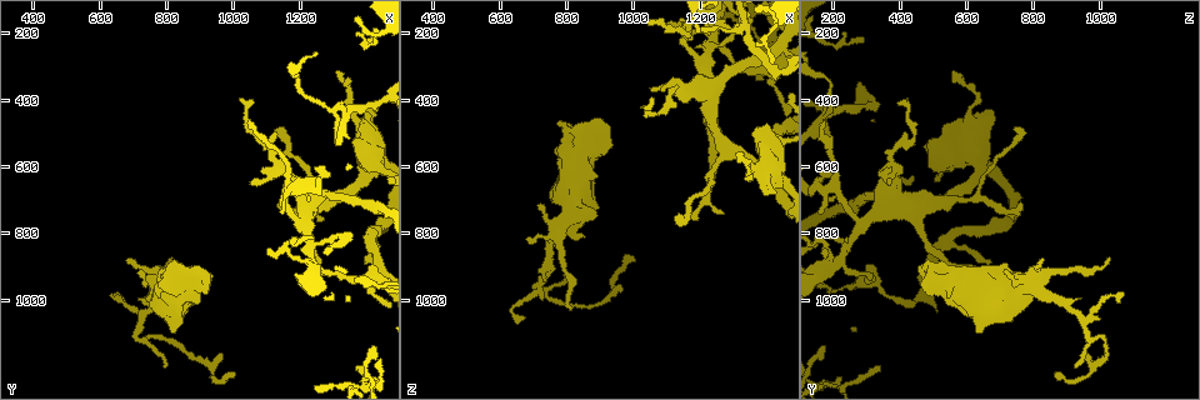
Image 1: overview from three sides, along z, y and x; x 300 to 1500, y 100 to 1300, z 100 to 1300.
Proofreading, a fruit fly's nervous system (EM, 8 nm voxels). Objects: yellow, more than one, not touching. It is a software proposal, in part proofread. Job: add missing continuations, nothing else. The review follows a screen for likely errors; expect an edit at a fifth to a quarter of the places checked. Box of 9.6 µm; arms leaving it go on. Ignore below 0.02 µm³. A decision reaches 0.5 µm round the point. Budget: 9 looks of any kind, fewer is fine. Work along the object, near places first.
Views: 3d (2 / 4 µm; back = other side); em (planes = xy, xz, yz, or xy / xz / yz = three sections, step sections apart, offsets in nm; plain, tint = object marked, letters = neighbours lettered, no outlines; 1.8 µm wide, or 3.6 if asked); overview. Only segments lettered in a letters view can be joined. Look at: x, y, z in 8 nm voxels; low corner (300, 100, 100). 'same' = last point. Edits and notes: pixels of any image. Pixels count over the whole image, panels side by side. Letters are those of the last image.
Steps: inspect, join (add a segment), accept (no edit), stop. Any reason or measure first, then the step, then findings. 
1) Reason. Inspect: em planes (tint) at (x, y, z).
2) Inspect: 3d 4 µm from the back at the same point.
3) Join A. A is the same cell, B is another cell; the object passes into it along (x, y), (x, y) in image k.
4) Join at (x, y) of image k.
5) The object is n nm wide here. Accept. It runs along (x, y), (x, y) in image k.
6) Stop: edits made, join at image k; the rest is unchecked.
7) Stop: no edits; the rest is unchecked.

Calibre changes. Inspect: 3d 4 µm at (1390, 640, 630).

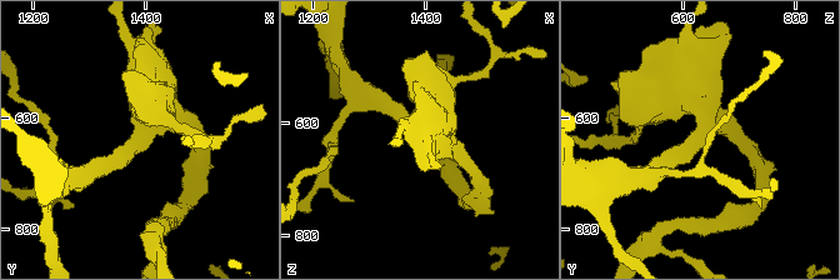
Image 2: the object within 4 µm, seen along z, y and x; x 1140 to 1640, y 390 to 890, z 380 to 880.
The arms are 220, 600 nm wide; need the tissue. Inspect: em planes (letters) at (1390, 635, 625).

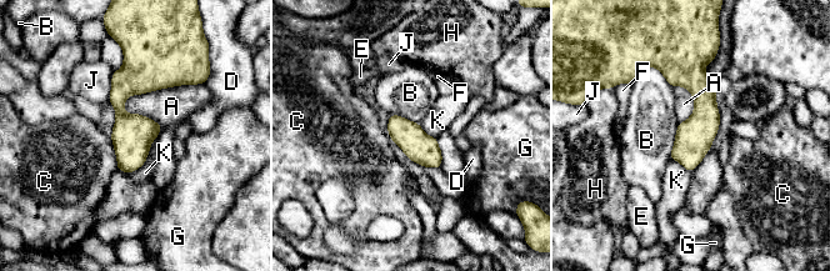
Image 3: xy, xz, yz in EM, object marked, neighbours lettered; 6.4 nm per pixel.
Accept. A, B, C, D, E, F, G, H, J and K are other cells; a border runs along (156, 137), (146, 160), (131, 172) in image 3; no lettered segment goes on from it.

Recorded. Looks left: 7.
Branch stops here. Inspect: em xy step 16 (letters) at (1060, 400, 400).

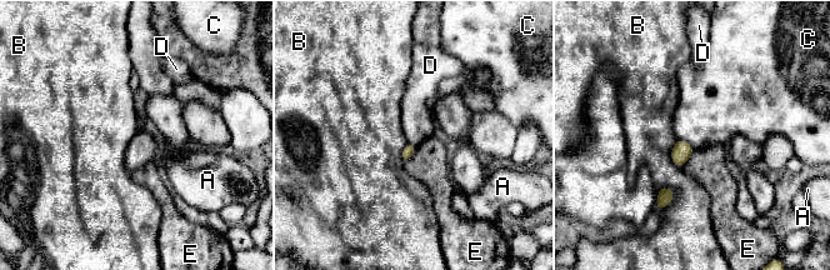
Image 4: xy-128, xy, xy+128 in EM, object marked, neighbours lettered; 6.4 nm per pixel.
Accept. A, B, C, D and E are other cells; a border runs along (408, 143), (415, 146) in image 4; none of them fits.

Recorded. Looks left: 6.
Three-way junction. Inspect: 3d 4 µm at (1320, 420, 180).

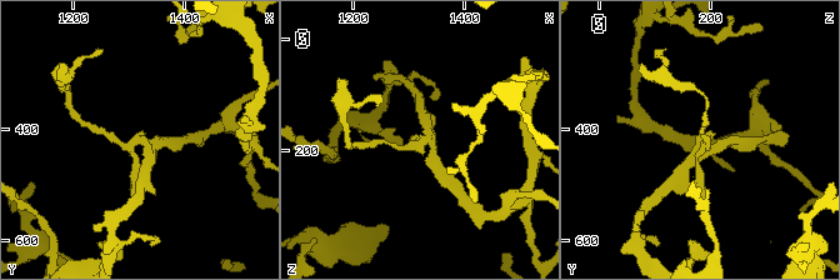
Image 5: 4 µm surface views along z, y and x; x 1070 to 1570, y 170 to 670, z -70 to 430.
Need the tissue. Inspect: em planes (tint) at (1325, 420, 185).

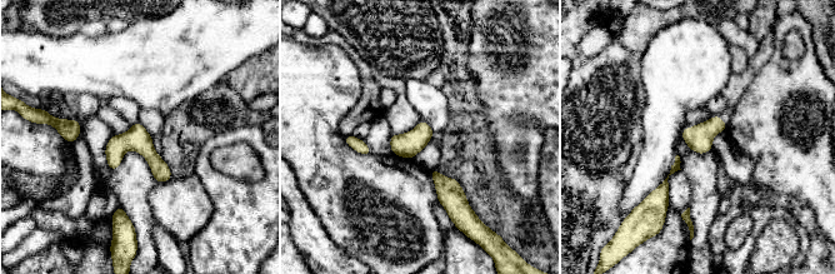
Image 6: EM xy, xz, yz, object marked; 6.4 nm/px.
Inspect: em planes (letters) at the same point.

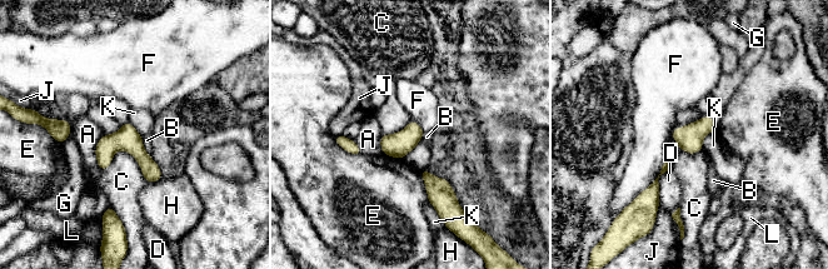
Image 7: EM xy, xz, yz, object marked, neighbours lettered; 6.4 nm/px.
The longest contact is with F, 380 nm. Accept. A, B, C, D, E, F, G, H, J, K and L are other cells; a border runs along (714, 129), (704, 137), (702, 148) in image 7; none of them fits.

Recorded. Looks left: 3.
Tapers out. Inspect: 3d 4 µm at (970, 1150, 960).

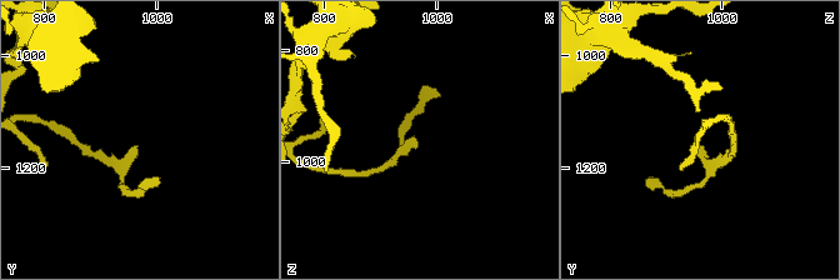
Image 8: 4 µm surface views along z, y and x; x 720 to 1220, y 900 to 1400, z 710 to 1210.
Inspect: em planes (letters) at (965, 1160, 960).

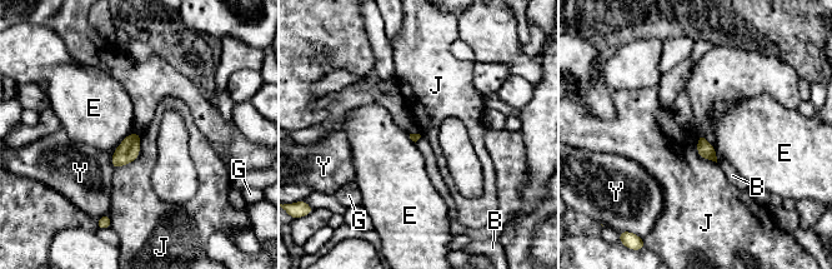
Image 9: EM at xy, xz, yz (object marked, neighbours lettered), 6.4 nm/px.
The longest contact is with J, 280 nm. Accept. B, E, G, J and Y are other cells; none of them fits.

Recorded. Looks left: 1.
Stop: no edits; the rest is unchecked.

